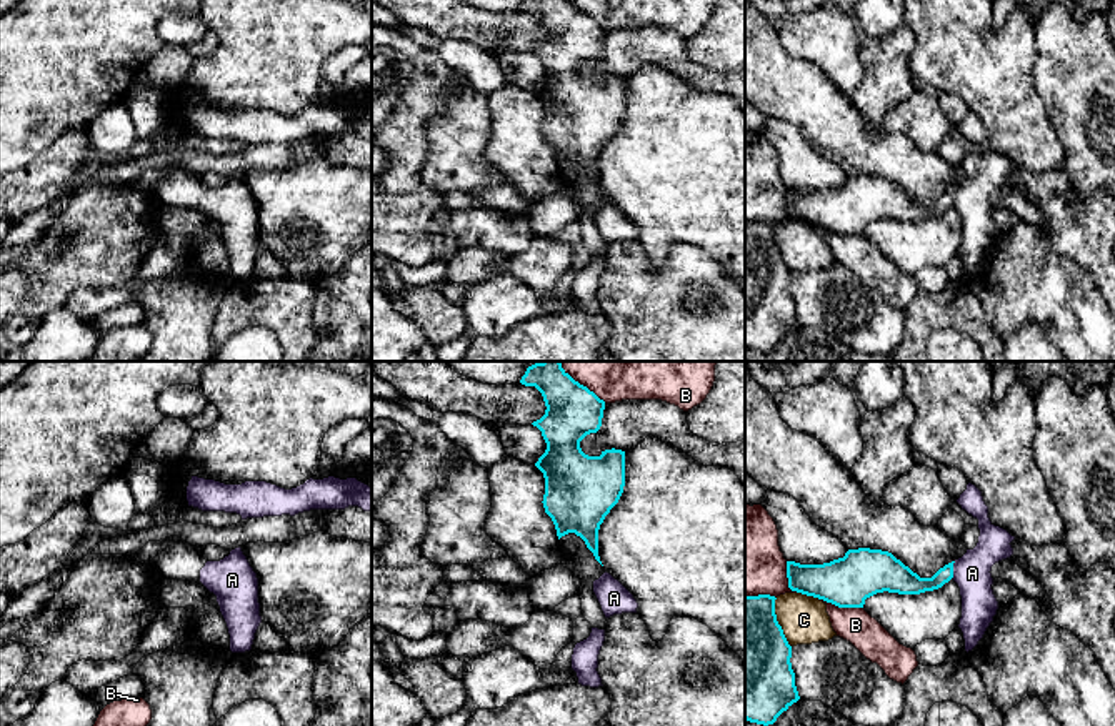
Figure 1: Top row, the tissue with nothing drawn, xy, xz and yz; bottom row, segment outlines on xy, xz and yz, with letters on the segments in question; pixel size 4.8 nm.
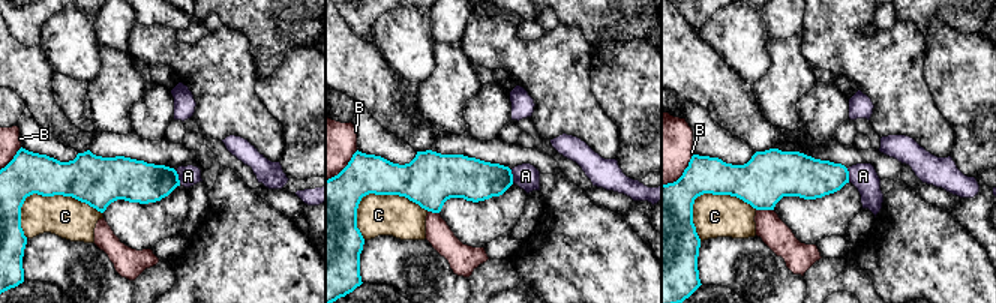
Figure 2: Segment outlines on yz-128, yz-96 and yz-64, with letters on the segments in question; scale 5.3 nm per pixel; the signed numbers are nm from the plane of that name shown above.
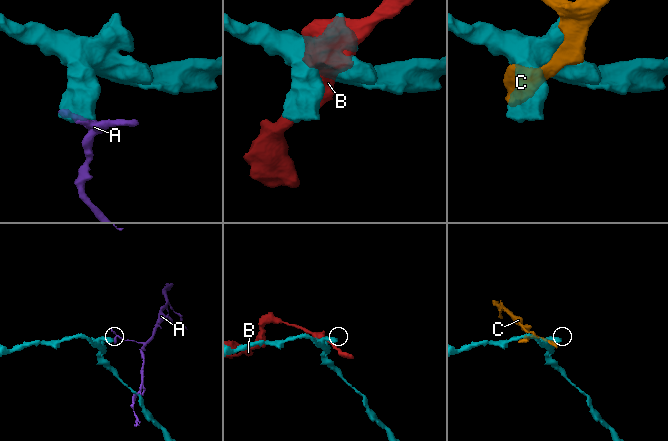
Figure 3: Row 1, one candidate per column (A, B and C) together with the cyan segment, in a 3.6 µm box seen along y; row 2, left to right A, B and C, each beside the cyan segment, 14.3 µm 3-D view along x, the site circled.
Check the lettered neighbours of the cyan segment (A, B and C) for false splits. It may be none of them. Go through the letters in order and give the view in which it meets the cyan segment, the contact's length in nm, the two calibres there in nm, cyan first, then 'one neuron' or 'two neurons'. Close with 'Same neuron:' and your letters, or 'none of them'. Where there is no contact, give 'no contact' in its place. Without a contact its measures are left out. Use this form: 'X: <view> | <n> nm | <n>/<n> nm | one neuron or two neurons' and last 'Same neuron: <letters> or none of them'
A: yz | 90 nm | 140/180 nm | two neurons
B: yz | 220 nm | 240/170 nm | two neurons
C: yz | 260 nm | 440/220 nm | two neurons
Same neuron: none of them

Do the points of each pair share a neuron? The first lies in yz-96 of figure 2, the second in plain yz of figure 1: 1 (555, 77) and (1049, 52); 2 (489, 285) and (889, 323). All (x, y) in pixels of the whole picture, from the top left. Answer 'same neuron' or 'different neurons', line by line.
1: different neurons
2: different neurons

